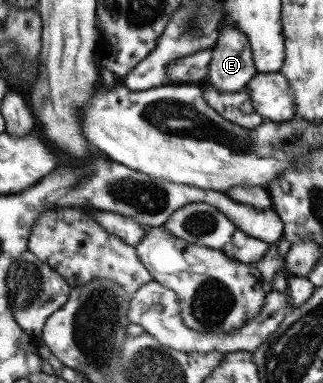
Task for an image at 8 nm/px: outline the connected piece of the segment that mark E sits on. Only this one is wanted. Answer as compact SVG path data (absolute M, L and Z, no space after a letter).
M219 25L219 35L211 47L211 59L204 83L219 93L246 87L254 68L249 42L244 33L230 25Z

